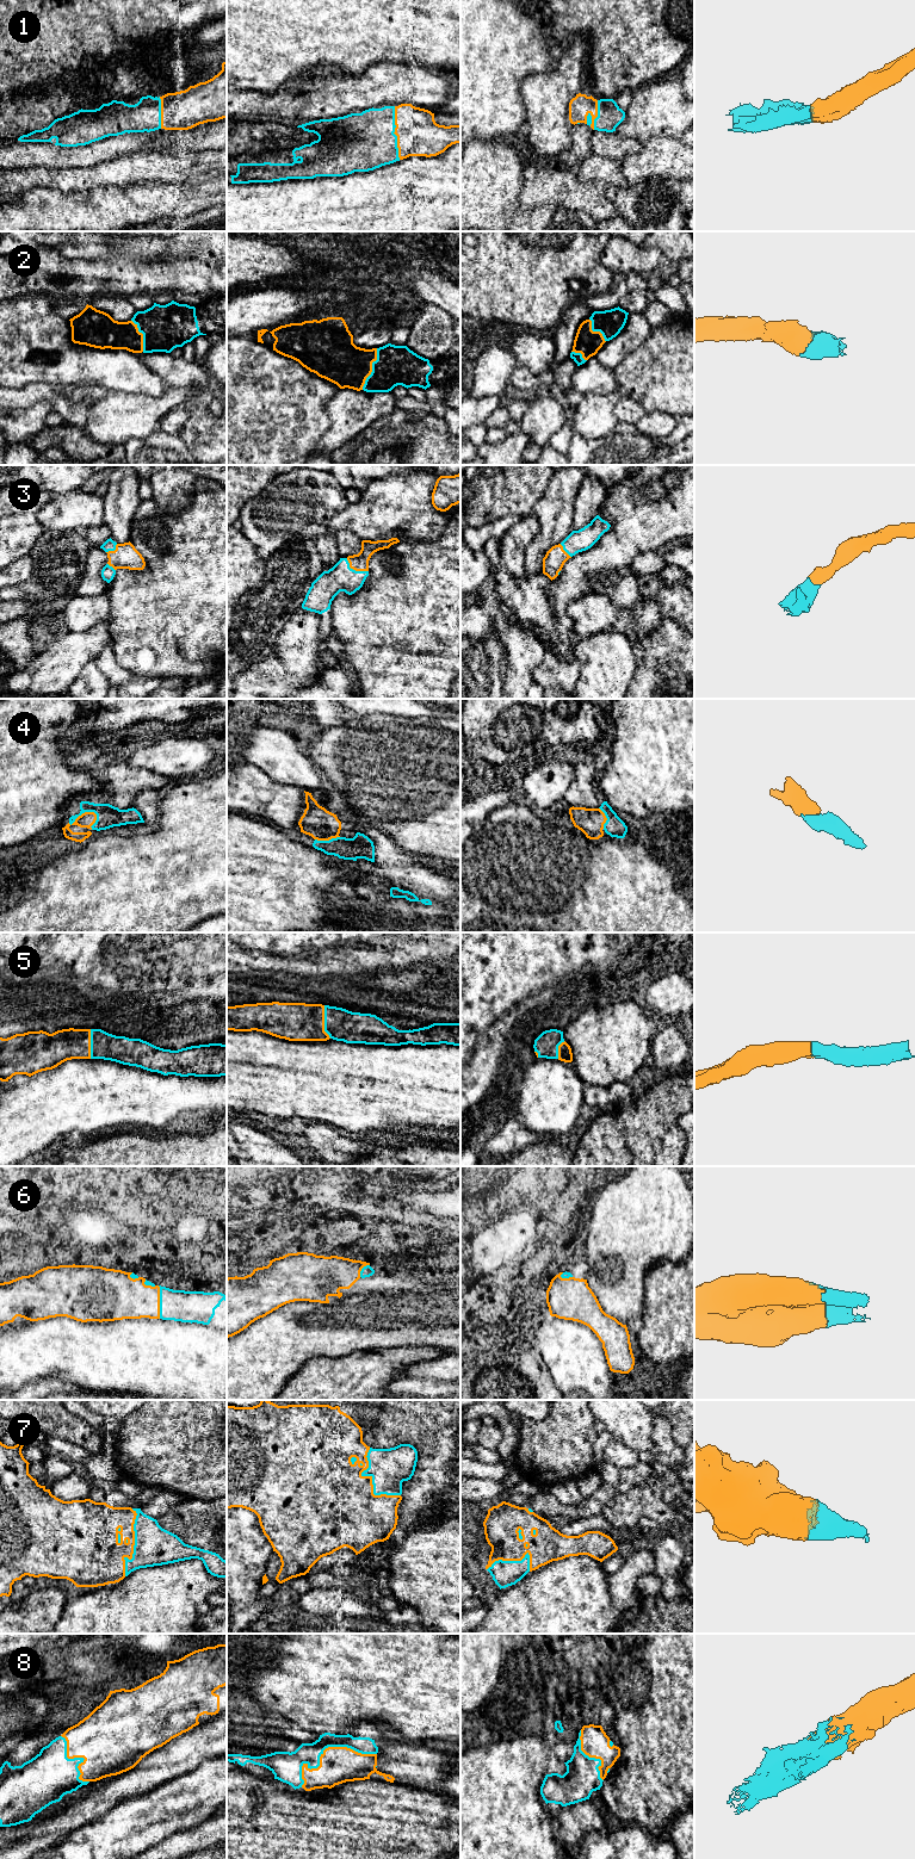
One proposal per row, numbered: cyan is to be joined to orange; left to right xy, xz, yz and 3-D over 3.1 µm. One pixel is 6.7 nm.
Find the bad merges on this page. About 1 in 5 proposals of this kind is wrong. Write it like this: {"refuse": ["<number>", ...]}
{"refuse": []}

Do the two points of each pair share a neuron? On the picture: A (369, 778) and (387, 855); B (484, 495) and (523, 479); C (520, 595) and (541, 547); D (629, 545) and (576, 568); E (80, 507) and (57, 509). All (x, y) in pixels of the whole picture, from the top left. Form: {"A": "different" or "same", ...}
{"A": "different", "B": "same", "C": "different", "D": "same", "E": "same"}

